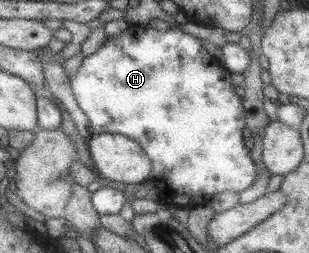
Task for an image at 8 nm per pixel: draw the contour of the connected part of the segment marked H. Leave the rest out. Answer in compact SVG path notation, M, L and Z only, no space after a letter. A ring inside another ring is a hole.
M129 24L118 35L106 37L105 41L101 43L101 47L95 53L91 53L90 56L84 57L75 73L68 78L77 105L81 108L83 114L88 117L91 132L93 134L111 133L124 135L124 137L136 142L149 159L150 179L154 187L160 192L161 200L167 201L172 207L190 209L195 206L206 207L213 195L224 191L232 191L239 194L258 179L257 166L255 166L243 141L242 131L246 127L243 105L241 99L233 90L235 85L232 83L230 76L231 74L224 66L218 63L215 57L201 46L199 38L193 37L193 35L189 35L189 33L185 33L175 27L160 31L153 29L147 24Z

